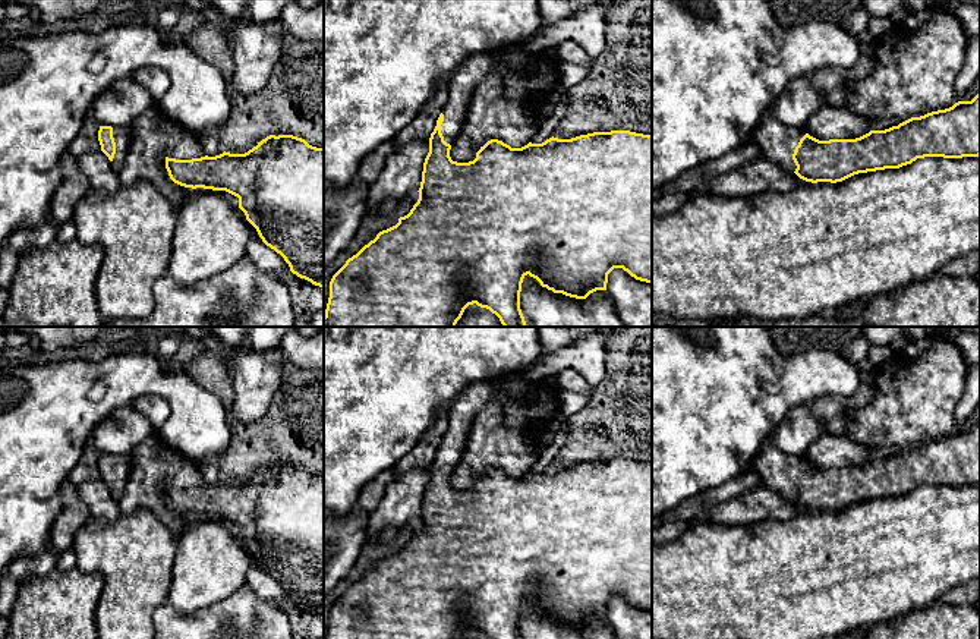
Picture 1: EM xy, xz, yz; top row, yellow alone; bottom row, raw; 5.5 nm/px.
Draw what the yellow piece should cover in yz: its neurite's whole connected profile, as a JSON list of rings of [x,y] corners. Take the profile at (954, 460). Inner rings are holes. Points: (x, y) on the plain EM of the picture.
[[[980,422],[971,429],[958,429],[952,435],[911,446],[885,459],[870,459],[855,468],[819,469],[806,457],[782,453],[773,446],[765,446],[749,473],[757,476],[757,488],[781,492],[800,507],[812,511],[842,510],[854,503],[899,497],[917,487],[943,485],[962,487],[980,484]]]

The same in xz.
[[[510,374],[498,381],[479,381],[464,388],[450,405],[447,415],[448,426],[429,466],[429,481],[423,491],[417,531],[407,544],[398,547],[396,554],[379,560],[374,569],[349,586],[333,604],[325,639],[464,639],[473,632],[489,639],[521,639],[520,620],[523,607],[527,602],[536,607],[542,616],[576,627],[586,627],[596,618],[606,618],[608,602],[614,596],[623,596],[636,608],[652,611],[652,463],[630,459],[593,460],[571,468],[552,465],[542,472],[529,470],[521,476],[511,476],[502,469],[491,468],[480,475],[473,490],[457,491],[451,488],[450,478],[464,453],[473,418],[495,396],[501,393],[517,394],[521,393],[524,387],[526,383],[520,375]]]

